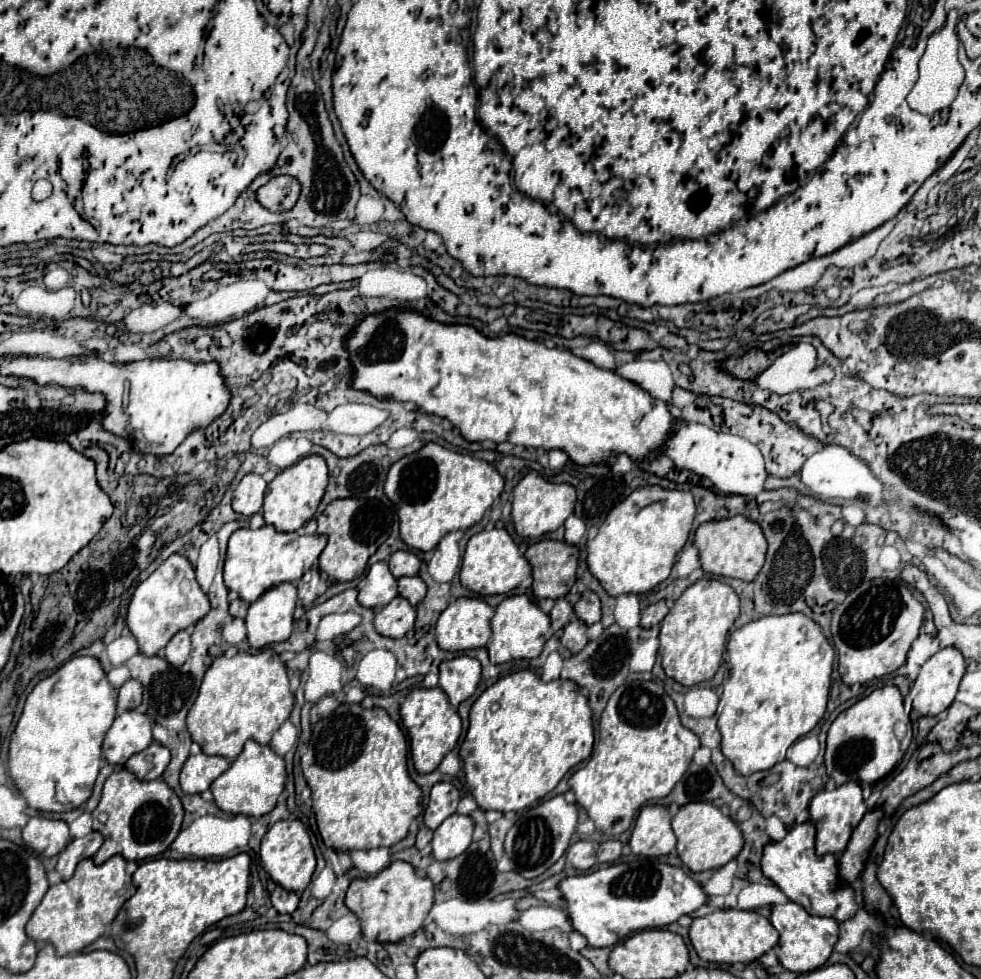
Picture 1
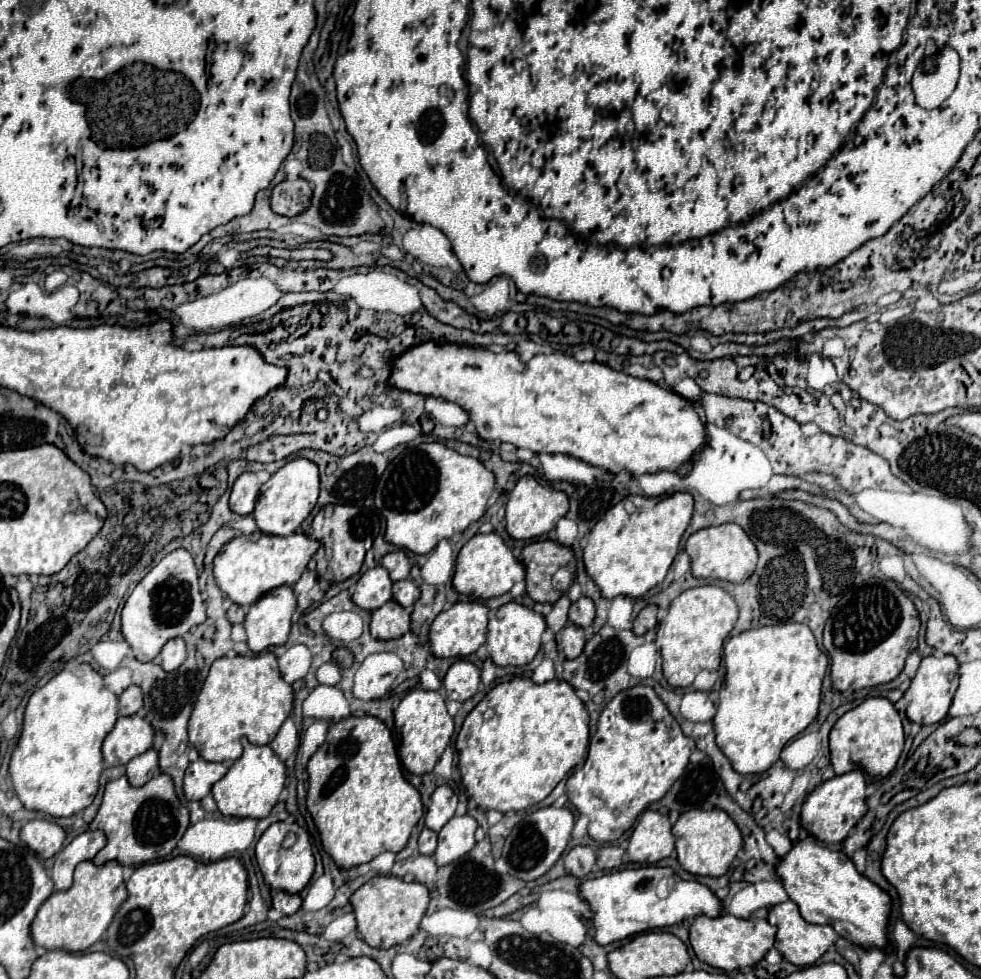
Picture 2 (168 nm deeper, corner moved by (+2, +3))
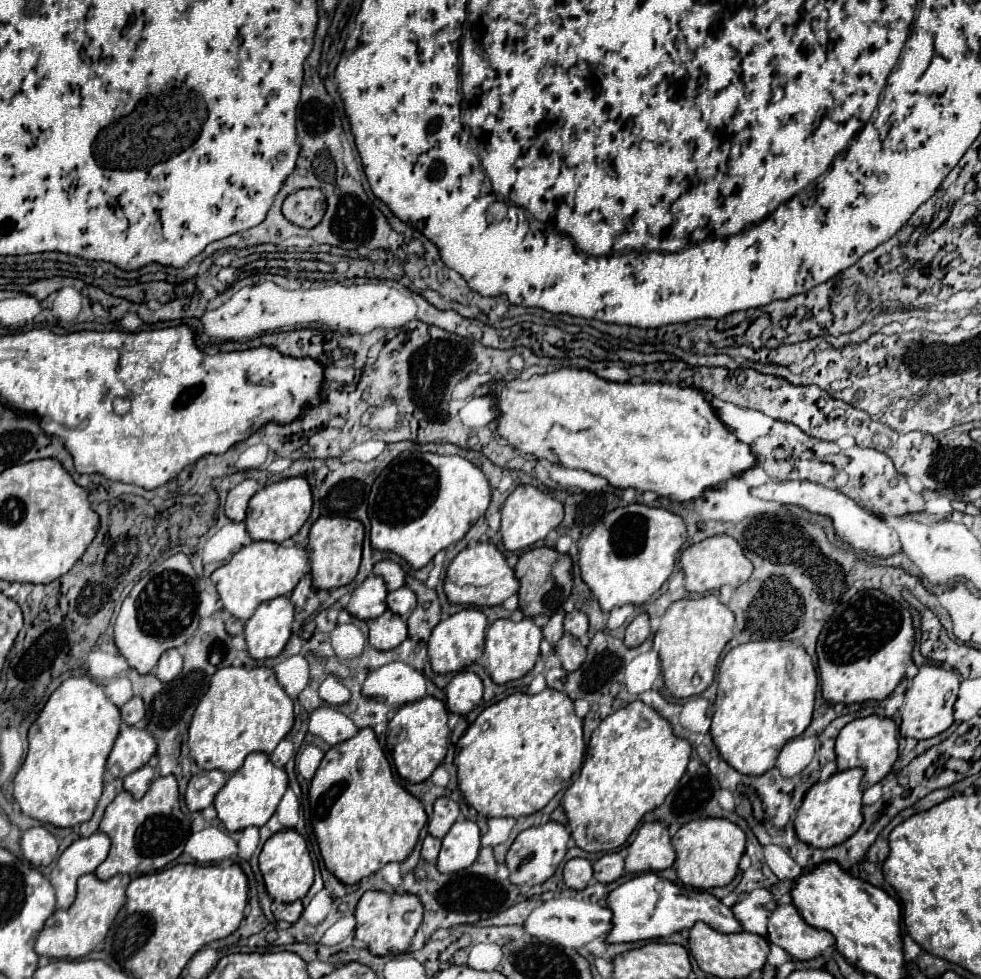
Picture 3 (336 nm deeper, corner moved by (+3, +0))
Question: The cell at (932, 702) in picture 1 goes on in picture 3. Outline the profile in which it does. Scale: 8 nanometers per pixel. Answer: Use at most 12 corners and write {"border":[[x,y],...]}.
{"border":[[923,664],[905,692],[901,734],[923,740],[953,724],[961,678]]}

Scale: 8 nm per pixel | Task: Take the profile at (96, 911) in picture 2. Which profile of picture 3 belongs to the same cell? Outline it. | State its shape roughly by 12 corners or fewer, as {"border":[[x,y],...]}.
{"border":[[121,876],[77,880],[77,898],[55,910],[35,952],[83,958],[125,904]]}

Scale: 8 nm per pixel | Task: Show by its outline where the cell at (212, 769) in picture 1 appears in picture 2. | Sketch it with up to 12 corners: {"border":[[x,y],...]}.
{"border":[[204,759],[190,763],[184,775],[188,801],[204,799],[228,771],[226,763]]}

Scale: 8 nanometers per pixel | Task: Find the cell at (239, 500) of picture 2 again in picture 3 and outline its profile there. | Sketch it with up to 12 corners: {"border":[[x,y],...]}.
{"border":[[243,480],[231,488],[225,502],[227,518],[243,522],[247,504],[259,484]]}

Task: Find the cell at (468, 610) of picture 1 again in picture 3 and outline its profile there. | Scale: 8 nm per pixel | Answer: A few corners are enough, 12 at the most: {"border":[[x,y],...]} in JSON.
{"border":[[465,608],[427,642],[435,672],[459,672],[481,652],[487,616]]}

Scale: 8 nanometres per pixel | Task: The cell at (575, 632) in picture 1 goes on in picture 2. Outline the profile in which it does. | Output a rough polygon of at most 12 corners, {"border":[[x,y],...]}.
{"border":[[570,623],[562,629],[562,651],[566,659],[582,653],[582,627]]}

